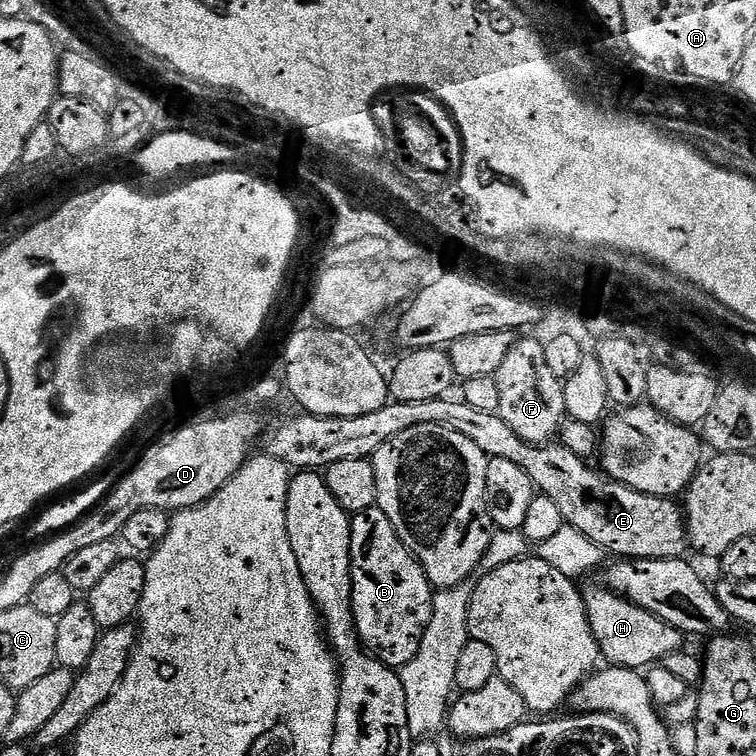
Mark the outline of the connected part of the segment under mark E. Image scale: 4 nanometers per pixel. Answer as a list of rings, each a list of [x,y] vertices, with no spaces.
[[[431,399],[430,402],[420,403],[390,402],[382,409],[358,418],[338,419],[299,414],[300,416],[286,421],[273,434],[266,450],[270,456],[278,458],[289,469],[319,471],[327,469],[334,462],[371,459],[379,446],[384,445],[403,430],[412,429],[418,425],[442,426],[470,438],[470,442],[474,442],[474,446],[478,446],[478,450],[482,450],[485,456],[507,458],[517,466],[522,466],[522,470],[526,470],[526,474],[532,480],[533,489],[539,490],[546,498],[551,498],[558,506],[558,510],[562,510],[565,525],[582,530],[582,534],[586,534],[586,538],[590,538],[590,542],[604,549],[605,553],[612,555],[613,552],[616,558],[626,560],[679,560],[685,555],[684,551],[689,551],[688,521],[683,507],[675,499],[654,494],[642,494],[630,486],[619,484],[617,480],[612,480],[609,476],[604,475],[603,471],[595,467],[594,469],[587,468],[586,460],[576,456],[561,442],[549,442],[543,446],[531,444],[518,438],[518,434],[514,434],[514,430],[506,426],[506,422],[499,414],[485,414],[482,410],[474,410],[474,406],[465,404],[463,399],[452,399]]]

